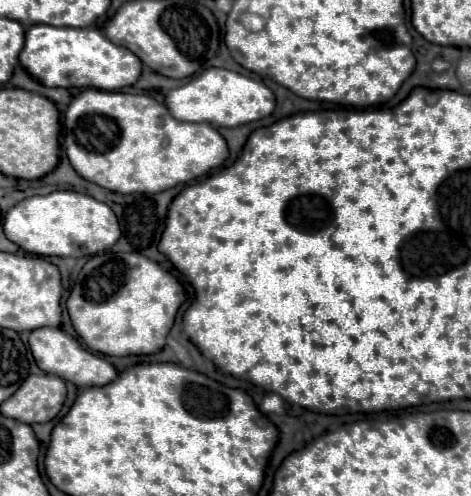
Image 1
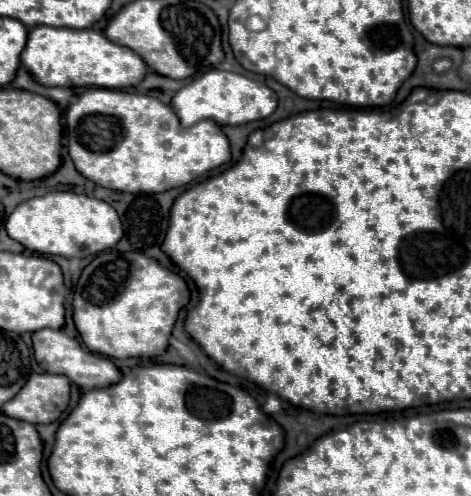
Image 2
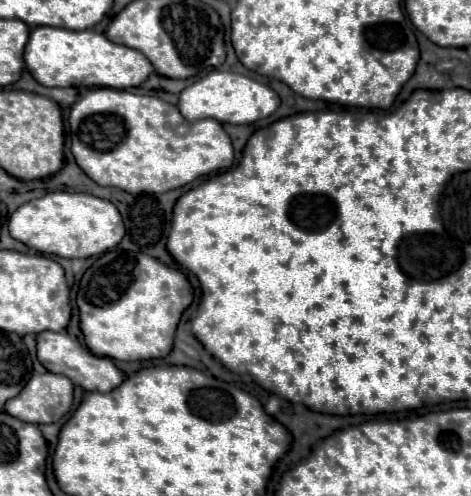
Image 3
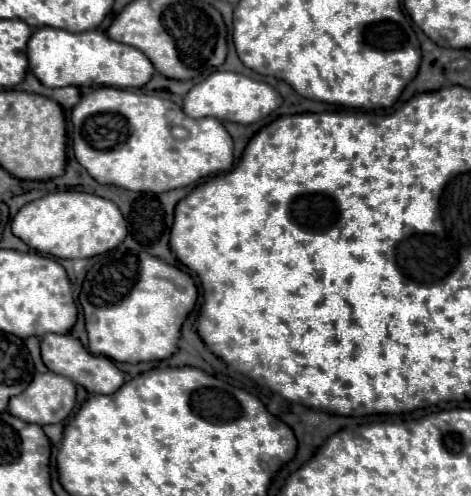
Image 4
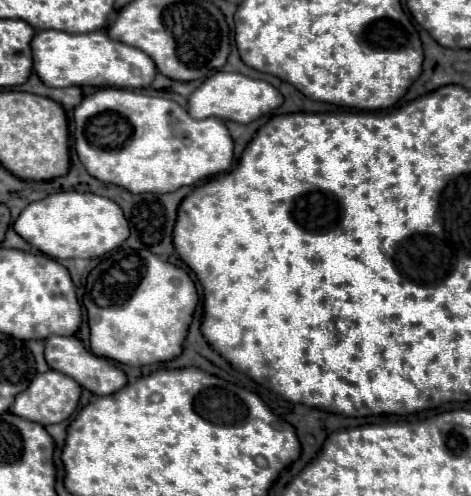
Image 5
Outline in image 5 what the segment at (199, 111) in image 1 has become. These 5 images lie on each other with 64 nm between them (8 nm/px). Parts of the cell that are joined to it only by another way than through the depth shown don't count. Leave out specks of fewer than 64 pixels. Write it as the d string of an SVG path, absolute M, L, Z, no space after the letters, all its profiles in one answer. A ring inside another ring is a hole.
M216 72L208 80L204 80L188 98L188 114L192 118L210 118L216 116L220 120L234 120L240 124L248 124L266 116L282 104L282 94L264 80L254 80L238 72Z

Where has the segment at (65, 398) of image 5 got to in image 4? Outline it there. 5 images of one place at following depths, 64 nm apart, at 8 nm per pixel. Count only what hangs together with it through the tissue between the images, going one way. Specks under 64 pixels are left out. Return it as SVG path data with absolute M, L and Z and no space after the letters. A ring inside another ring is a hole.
M46 372L36 374L32 384L8 402L8 412L24 422L32 424L56 424L62 422L74 408L76 386L66 376Z

